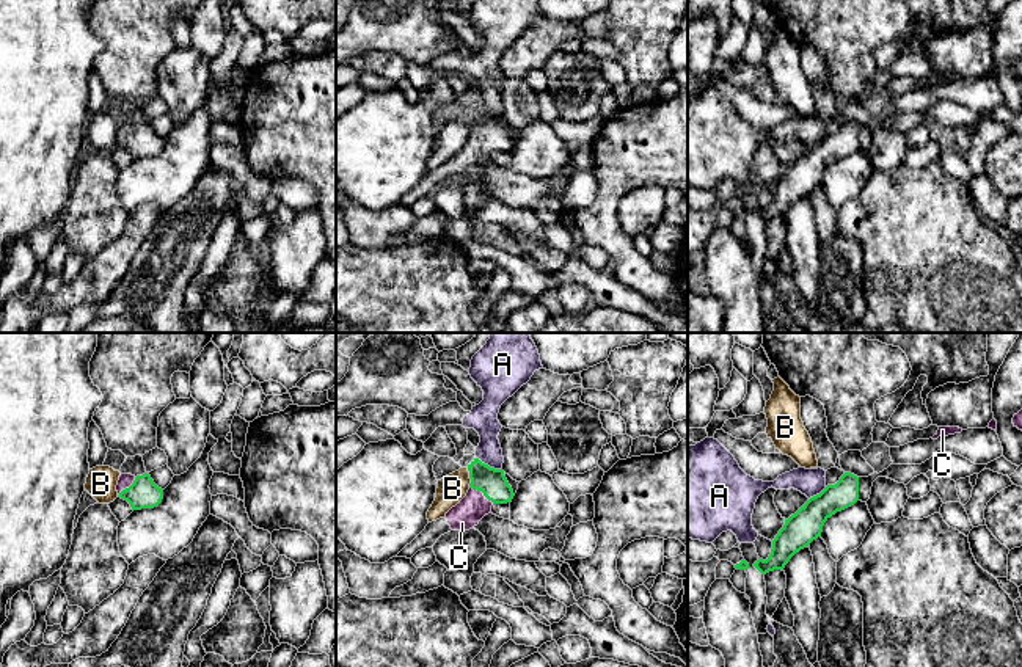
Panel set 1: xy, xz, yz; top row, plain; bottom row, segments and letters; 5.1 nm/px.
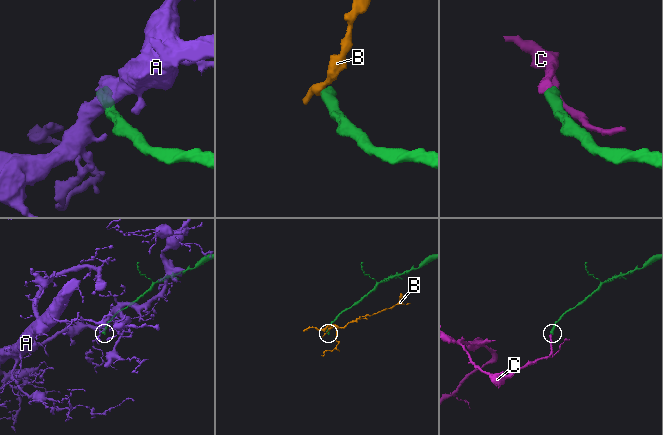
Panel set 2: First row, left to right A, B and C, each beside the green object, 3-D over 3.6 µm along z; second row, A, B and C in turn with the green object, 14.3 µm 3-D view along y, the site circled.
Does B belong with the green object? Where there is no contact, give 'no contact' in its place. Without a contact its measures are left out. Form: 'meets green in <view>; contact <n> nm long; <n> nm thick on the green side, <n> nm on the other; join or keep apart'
meets green in xz; contact 110 nm long; 150 nm thick on the green side, 150 nm on the other; keep apart

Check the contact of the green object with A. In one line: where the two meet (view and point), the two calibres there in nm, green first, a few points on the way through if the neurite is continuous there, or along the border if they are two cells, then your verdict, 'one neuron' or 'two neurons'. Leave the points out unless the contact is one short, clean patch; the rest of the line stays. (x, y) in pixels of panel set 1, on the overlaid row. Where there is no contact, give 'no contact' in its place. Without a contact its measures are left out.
xz (487, 465) | 150/140 nm | along xz (476, 457), (501, 470) | two neurons

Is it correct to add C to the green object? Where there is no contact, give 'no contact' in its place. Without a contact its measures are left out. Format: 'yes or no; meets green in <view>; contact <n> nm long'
yes; meets green in xz; contact 150 nm long

